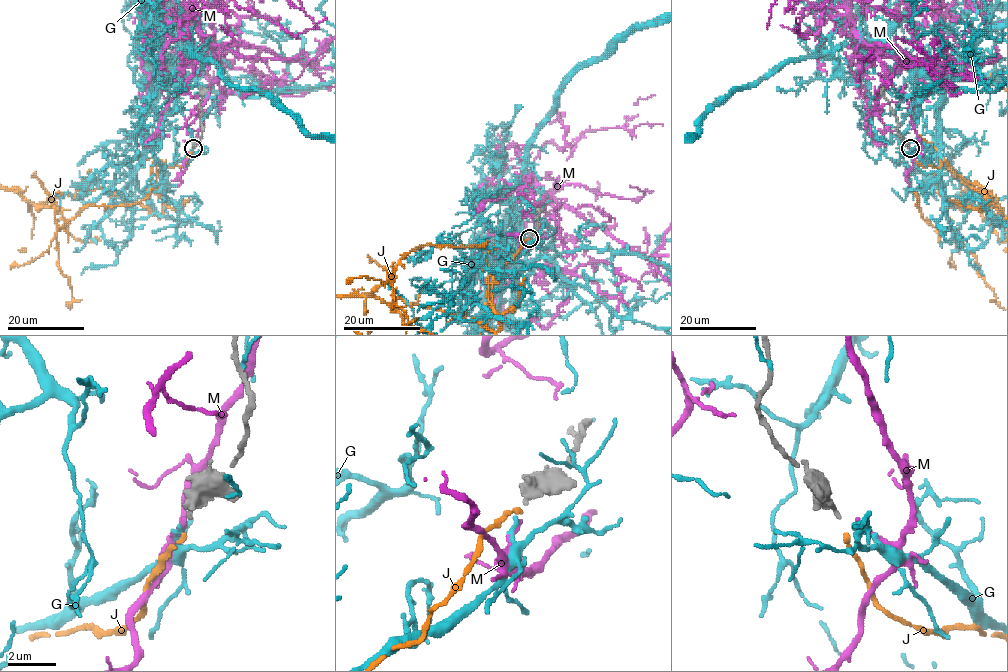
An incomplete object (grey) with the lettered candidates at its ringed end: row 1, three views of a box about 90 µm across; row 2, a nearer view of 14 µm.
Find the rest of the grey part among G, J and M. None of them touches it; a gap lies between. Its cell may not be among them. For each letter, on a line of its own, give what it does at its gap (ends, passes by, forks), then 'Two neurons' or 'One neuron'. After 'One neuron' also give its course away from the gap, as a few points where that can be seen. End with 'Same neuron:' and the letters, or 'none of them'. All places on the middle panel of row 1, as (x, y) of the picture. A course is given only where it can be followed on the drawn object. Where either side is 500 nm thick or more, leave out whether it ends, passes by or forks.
G: It ends there. Two neurons
J: It ends there. One neuron
M: It ends there. Two neurons
Same neuron: J

